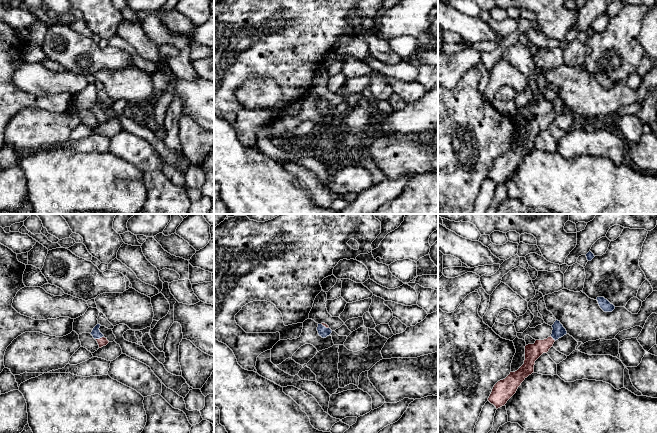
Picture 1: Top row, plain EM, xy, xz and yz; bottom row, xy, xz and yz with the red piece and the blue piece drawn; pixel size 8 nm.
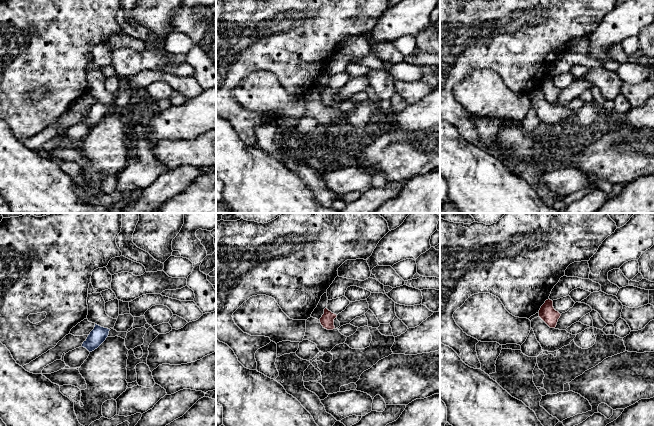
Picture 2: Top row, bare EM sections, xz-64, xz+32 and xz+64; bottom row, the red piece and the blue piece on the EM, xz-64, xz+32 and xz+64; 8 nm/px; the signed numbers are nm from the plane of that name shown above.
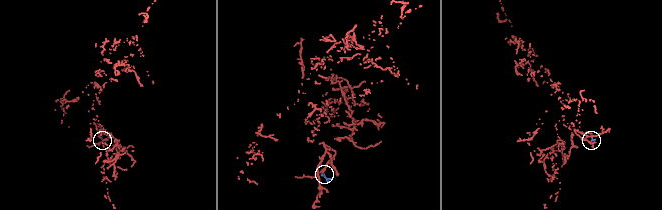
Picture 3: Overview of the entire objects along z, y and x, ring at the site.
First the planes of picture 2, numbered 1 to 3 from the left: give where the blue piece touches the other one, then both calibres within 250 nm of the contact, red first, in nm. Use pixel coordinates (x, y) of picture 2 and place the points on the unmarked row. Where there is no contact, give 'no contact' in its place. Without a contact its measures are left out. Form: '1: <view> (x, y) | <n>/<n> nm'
1: no contact
2: no contact
3: no contact

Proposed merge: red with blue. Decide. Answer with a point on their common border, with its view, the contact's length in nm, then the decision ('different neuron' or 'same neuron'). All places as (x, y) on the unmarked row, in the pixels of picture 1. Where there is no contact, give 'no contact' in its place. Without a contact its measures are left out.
contact xy (100, 114); length 80 nm; same neuron

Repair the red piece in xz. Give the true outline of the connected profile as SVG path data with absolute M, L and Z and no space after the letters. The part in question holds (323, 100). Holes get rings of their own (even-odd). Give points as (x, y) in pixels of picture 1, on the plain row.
M325 99L318 100L317 107L322 114L326 114L332 109L332 106Z

